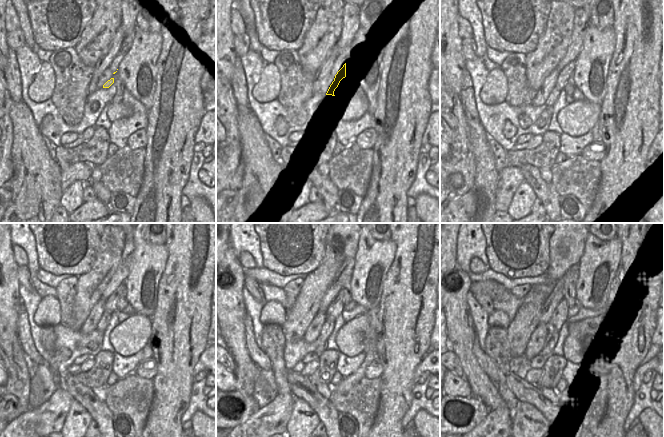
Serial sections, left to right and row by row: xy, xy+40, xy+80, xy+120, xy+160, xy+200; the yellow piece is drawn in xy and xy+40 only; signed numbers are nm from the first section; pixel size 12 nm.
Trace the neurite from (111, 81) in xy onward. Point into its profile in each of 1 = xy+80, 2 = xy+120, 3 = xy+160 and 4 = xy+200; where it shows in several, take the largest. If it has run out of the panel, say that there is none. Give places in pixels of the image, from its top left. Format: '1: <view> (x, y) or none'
1: xy+80 (565, 72)
2: xy+120 (111, 302)
3: xy+160 (335, 308)
4: xy+200 (560, 314)

